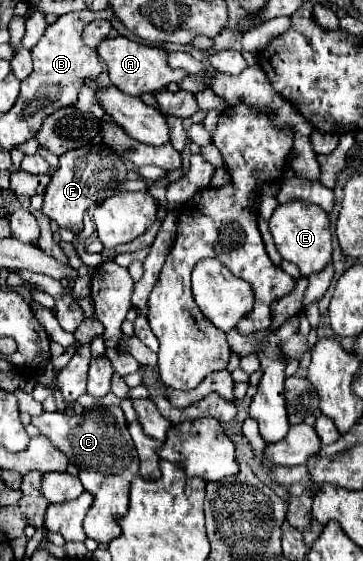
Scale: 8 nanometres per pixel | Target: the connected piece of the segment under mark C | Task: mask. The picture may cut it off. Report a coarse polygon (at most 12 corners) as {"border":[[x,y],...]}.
{"border":[[119,406],[31,420],[79,464],[85,534],[109,544],[139,458]]}

